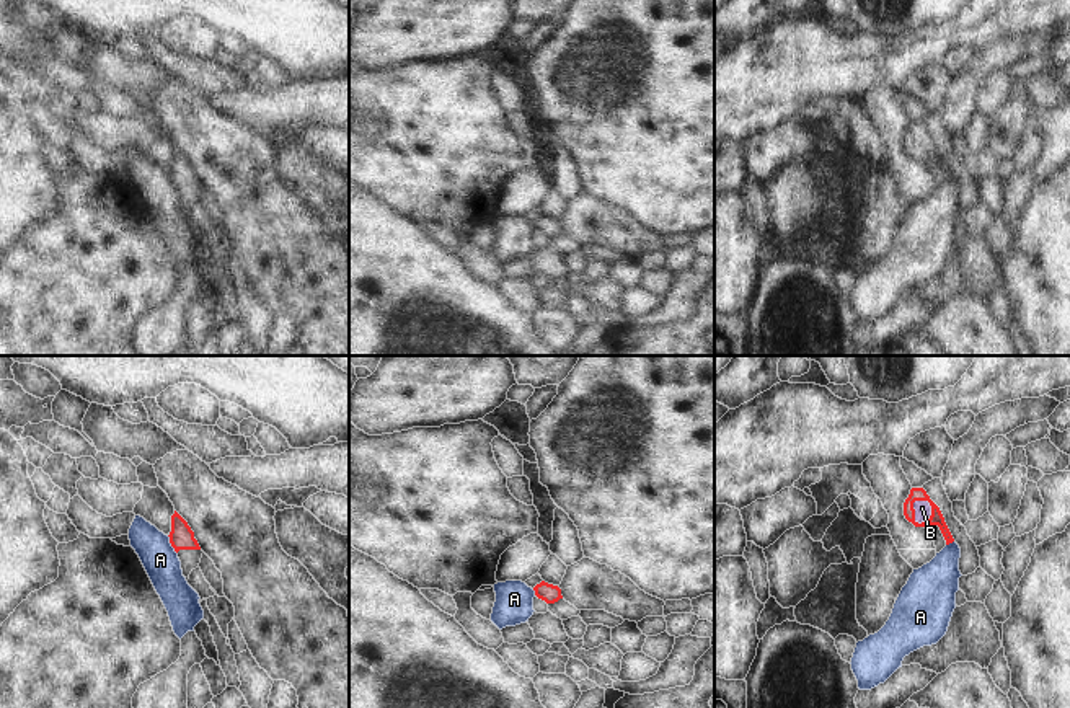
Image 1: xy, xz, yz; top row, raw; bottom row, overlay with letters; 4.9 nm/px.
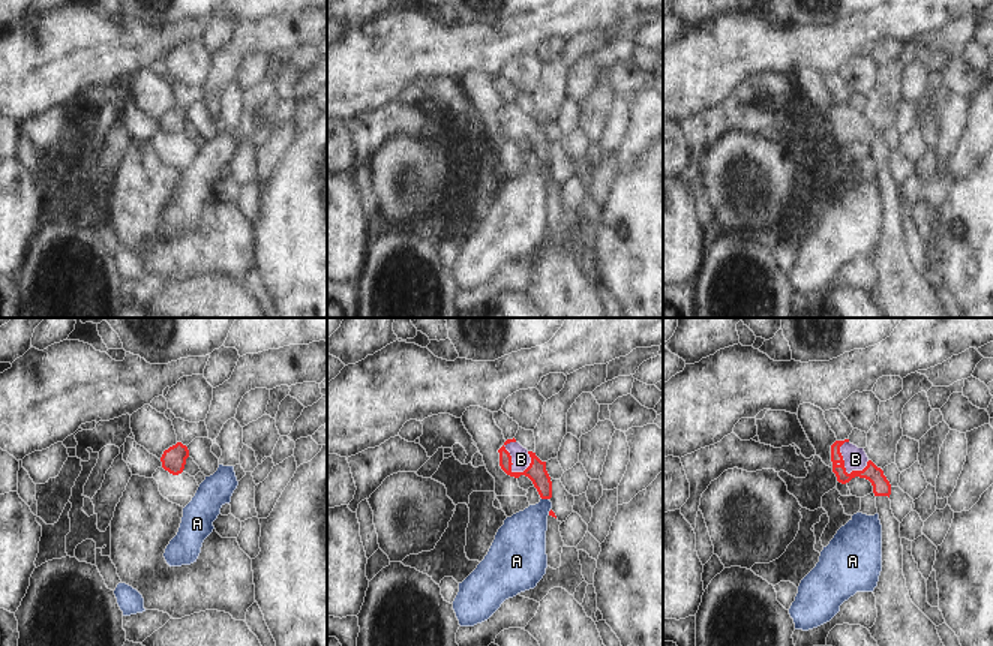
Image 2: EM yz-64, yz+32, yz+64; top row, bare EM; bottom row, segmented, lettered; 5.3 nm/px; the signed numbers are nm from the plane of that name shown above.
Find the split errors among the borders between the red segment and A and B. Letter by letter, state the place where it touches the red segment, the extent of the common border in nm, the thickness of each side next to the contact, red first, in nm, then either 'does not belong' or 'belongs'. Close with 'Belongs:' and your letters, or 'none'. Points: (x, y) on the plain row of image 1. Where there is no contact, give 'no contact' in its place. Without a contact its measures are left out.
A: contact xy (172, 180); length 110 nm; calibres 120 and 170 nm; does not belong
B: contact yz (932, 149); length 130 nm; calibres 70 and 80 nm; belongs
Belongs: B

